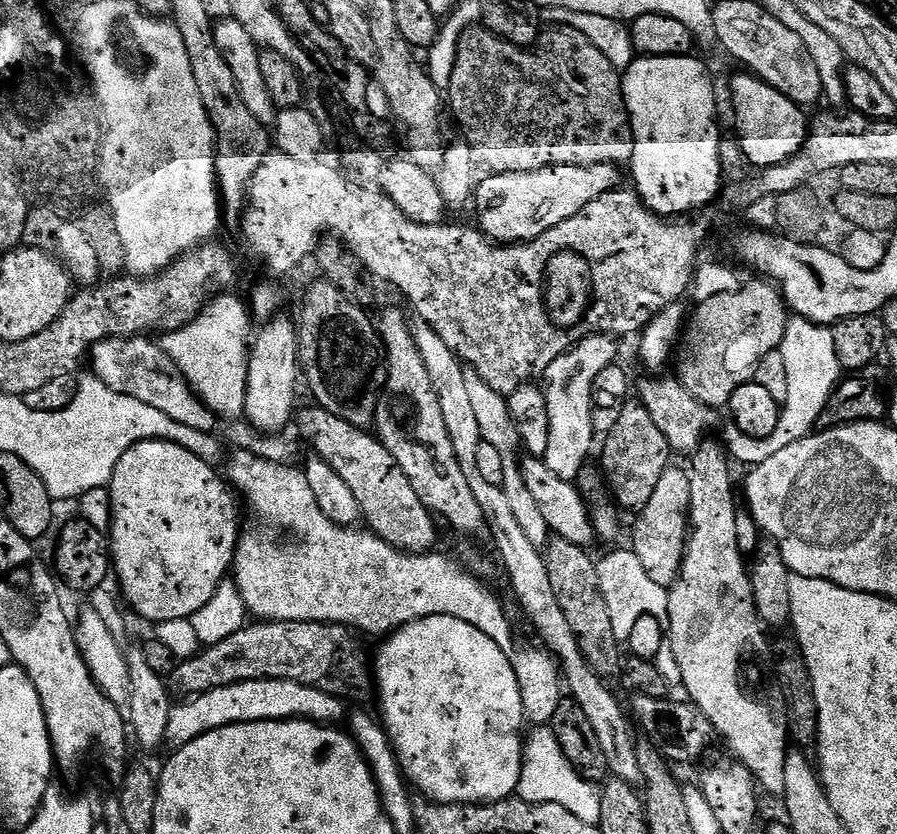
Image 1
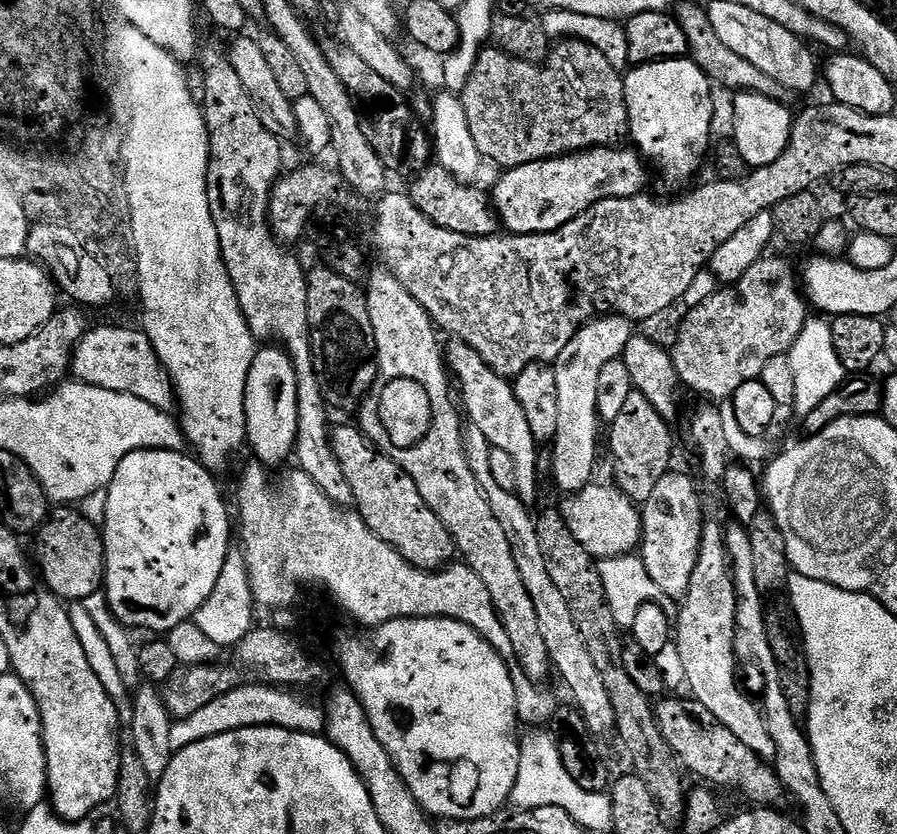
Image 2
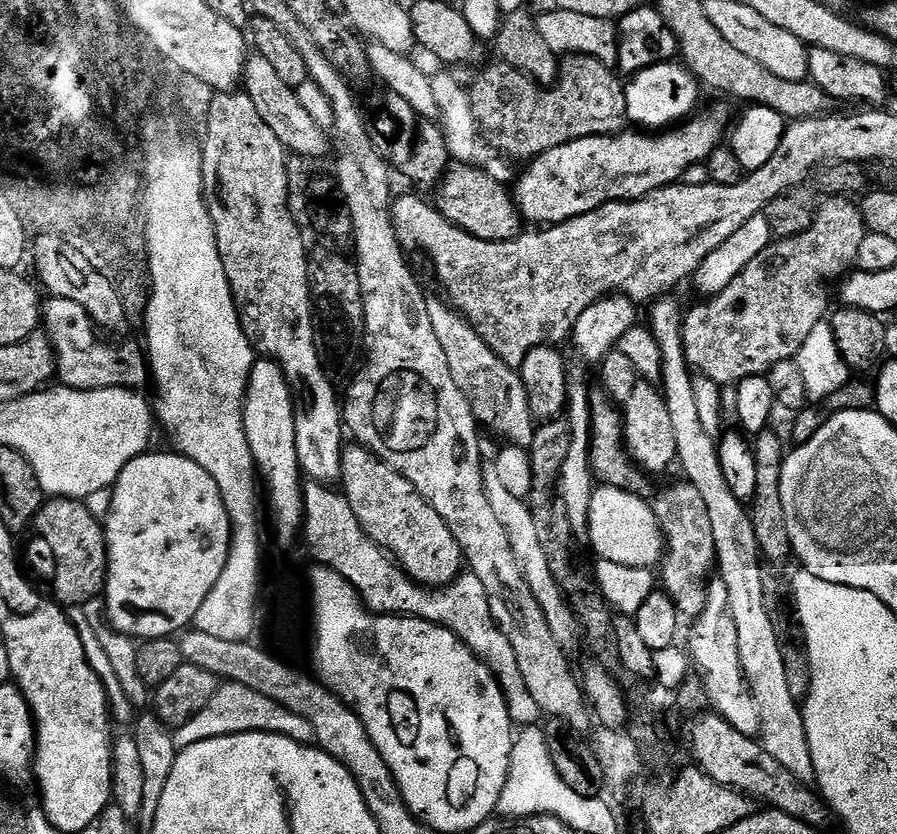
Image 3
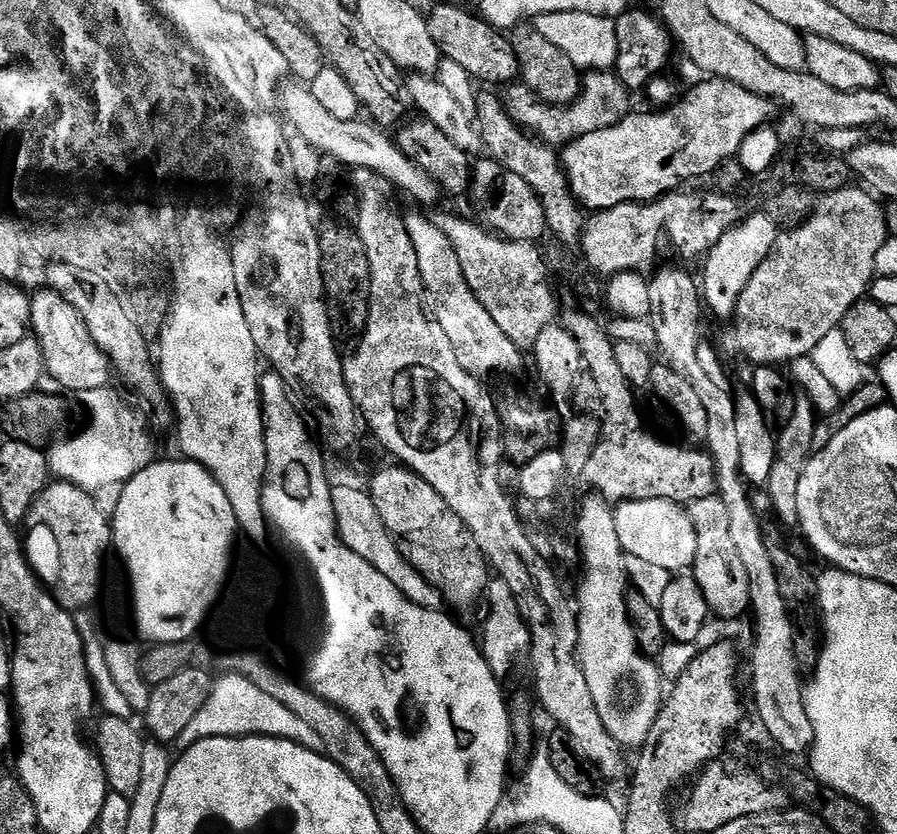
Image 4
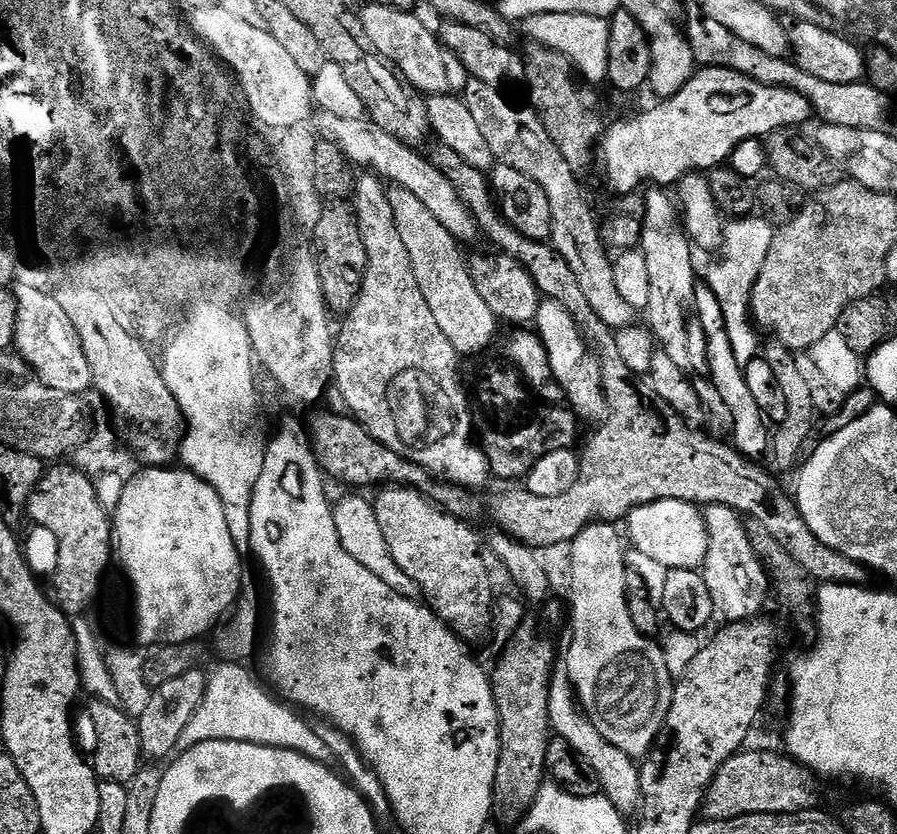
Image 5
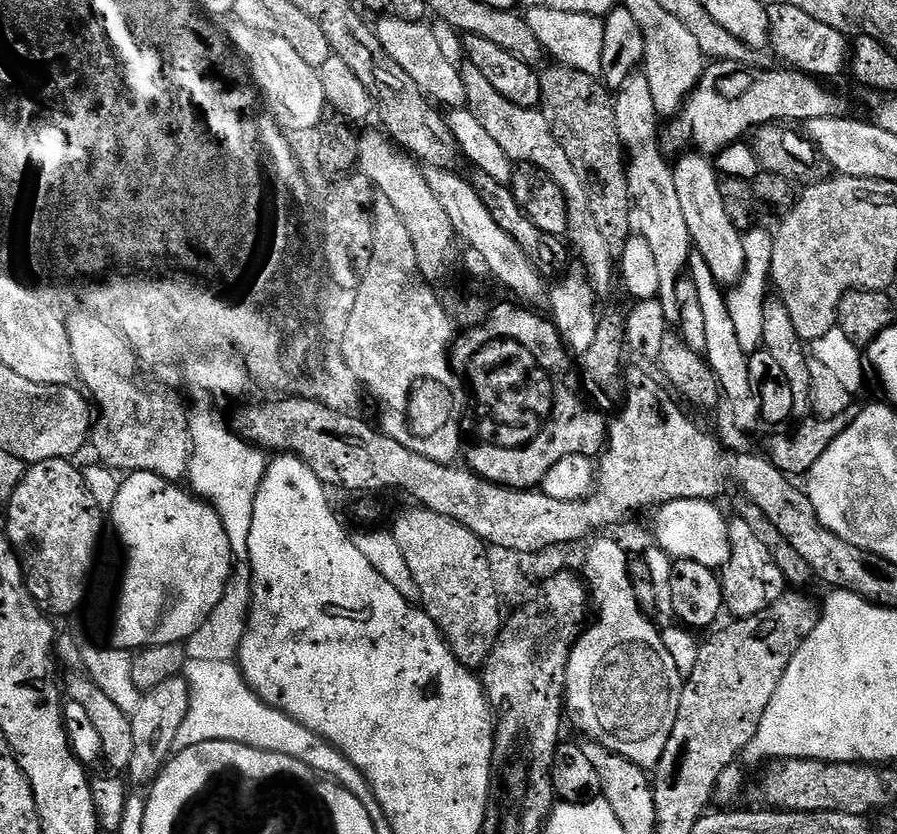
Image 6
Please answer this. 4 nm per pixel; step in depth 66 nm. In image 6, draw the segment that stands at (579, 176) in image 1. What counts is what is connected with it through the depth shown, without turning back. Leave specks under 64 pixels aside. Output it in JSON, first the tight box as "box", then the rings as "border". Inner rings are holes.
{"box":[672,60,846,157],"border":[[[718,60],[709,63],[704,69],[702,78],[696,83],[696,89],[692,92],[691,96],[685,101],[683,108],[680,109],[678,115],[675,117],[674,123],[676,125],[672,128],[672,140],[676,144],[688,144],[691,145],[695,151],[709,157],[715,157],[724,148],[728,148],[730,145],[743,141],[745,137],[749,135],[753,130],[762,128],[766,124],[775,124],[777,122],[796,122],[792,120],[801,120],[801,122],[807,122],[810,120],[829,120],[831,116],[845,115],[846,109],[844,109],[844,100],[840,96],[835,96],[830,89],[827,88],[827,83],[821,82],[817,77],[808,76],[804,72],[797,72],[795,70],[783,70],[784,72],[767,72],[766,69],[760,68],[761,66],[745,66],[742,64],[735,64],[734,62],[726,62],[725,60]]]}

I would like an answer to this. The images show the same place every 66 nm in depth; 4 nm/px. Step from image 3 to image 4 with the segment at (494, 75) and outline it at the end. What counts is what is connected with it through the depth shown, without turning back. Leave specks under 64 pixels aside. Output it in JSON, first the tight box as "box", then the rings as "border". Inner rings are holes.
{"box":[502,70,630,146],"border":[[[612,70],[589,71],[583,77],[578,98],[571,104],[543,104],[522,82],[513,82],[502,92],[504,109],[512,121],[549,146],[570,144],[586,134],[594,134],[594,130],[606,130],[606,126],[622,122],[622,118],[630,115],[628,96],[630,89]]]}

